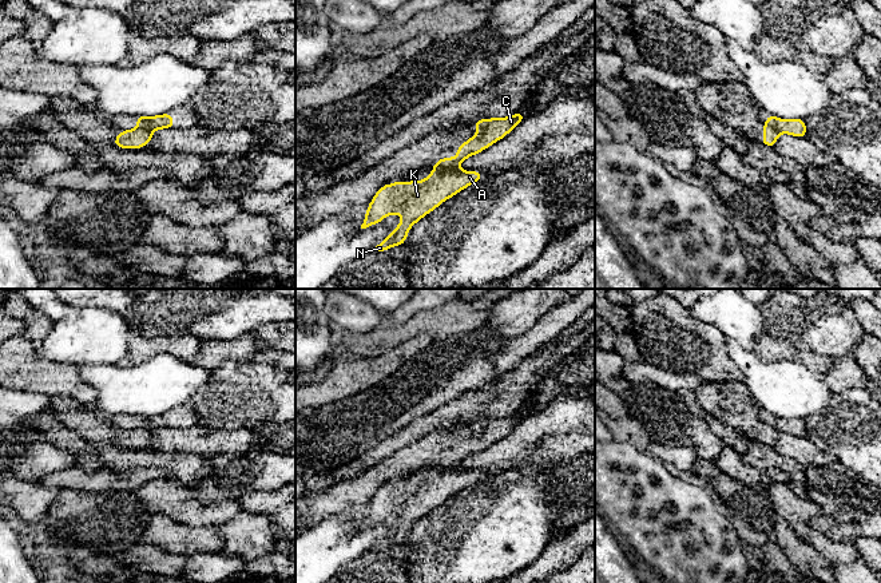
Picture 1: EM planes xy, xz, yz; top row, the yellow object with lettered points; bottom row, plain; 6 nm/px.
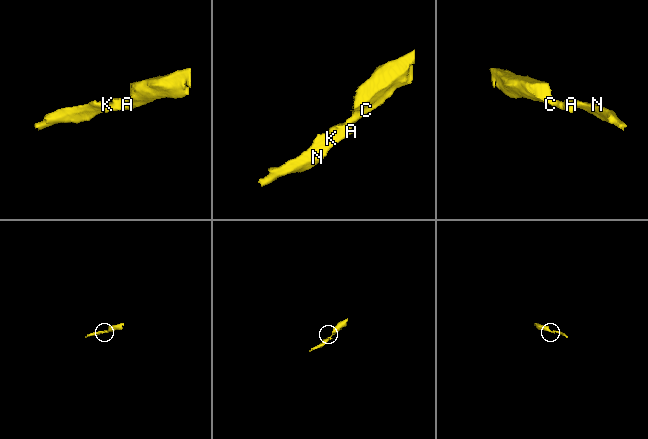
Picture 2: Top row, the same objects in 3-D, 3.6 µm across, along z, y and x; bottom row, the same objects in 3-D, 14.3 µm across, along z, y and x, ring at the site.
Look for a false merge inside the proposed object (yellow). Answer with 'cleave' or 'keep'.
cleave

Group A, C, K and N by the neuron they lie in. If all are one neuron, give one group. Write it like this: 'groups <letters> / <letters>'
groups A K N / C

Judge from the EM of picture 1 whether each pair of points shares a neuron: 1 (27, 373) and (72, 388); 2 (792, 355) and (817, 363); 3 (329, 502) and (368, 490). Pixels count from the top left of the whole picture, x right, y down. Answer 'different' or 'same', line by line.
1: same
2: same
3: same

